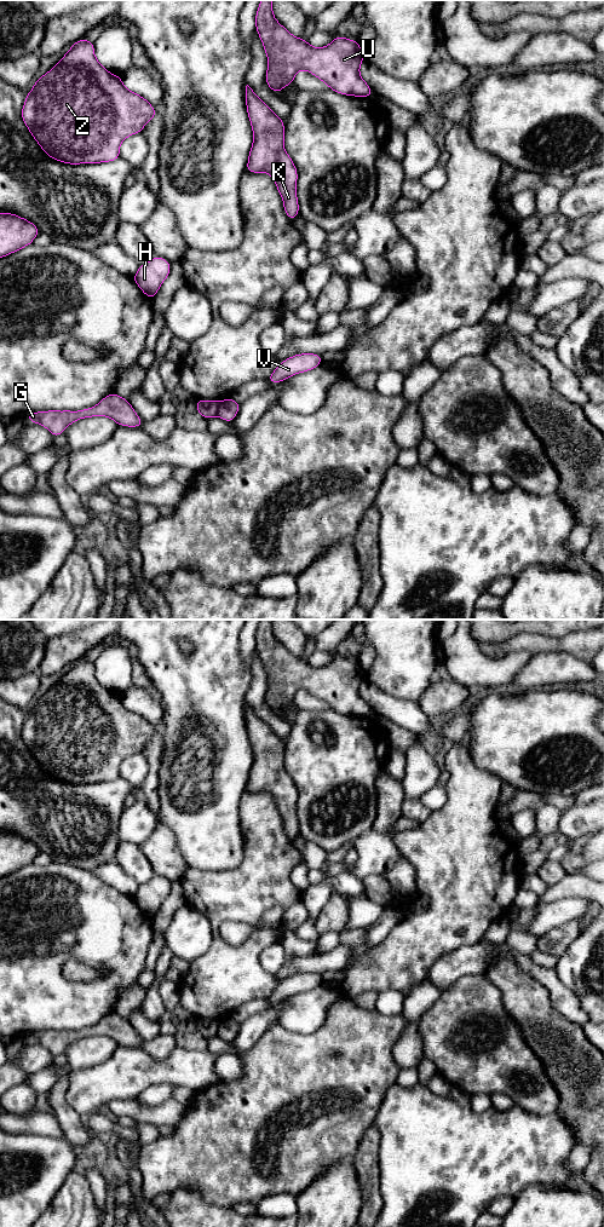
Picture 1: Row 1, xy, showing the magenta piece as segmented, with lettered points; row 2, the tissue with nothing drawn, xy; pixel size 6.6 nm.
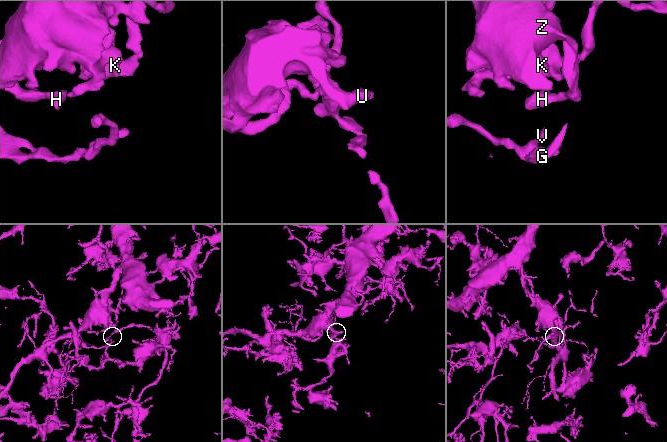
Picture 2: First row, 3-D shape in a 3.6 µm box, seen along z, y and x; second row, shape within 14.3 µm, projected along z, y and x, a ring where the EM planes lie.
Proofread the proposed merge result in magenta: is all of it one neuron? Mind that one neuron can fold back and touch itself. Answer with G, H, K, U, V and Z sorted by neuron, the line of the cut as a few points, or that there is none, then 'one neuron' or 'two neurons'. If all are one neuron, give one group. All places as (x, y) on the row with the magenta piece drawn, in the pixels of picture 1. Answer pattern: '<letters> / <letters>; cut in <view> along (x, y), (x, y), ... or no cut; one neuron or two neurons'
G H K U Z / V; cut in xy along (219, 402), (217, 415); two neurons

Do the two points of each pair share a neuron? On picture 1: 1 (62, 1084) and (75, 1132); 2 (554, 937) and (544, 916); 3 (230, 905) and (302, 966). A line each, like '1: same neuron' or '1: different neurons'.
1: same neuron
2: different neurons
3: different neurons

